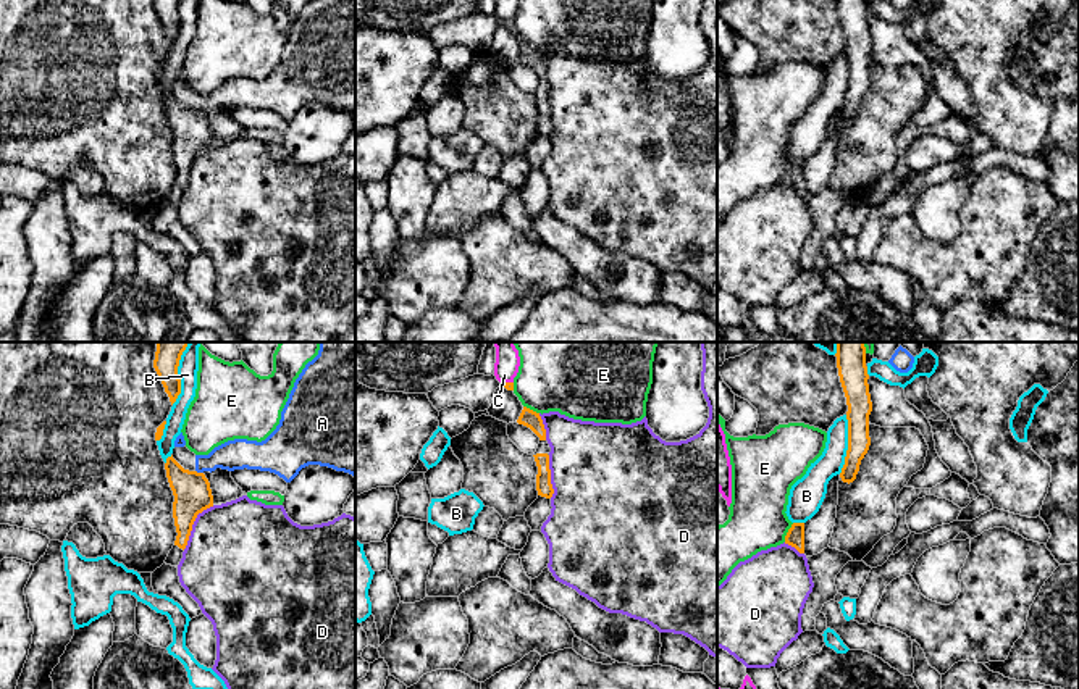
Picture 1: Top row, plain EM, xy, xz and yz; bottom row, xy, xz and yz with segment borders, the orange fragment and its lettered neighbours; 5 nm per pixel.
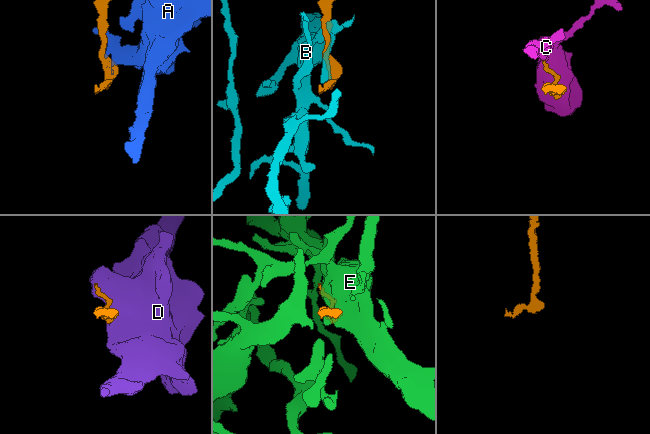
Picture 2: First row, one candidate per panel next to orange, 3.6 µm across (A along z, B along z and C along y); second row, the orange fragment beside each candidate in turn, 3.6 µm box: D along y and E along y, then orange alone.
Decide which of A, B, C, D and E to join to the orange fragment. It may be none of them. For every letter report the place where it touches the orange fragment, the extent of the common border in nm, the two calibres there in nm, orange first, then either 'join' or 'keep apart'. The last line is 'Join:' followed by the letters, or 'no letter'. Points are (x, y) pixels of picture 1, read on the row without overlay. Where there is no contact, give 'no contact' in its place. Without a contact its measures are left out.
A: xy (199, 112) | 40 nm | 190/150 nm | keep apart
B: yz (848, 83) | 300 nm | 130/120 nm | keep apart
C: xz (508, 21) | 60 nm | 50/110 nm | keep apart
D: xy (193, 162) | 280 nm | 190/480 nm | keep apart
E: yz (787, 171) | 110 nm | 90/280 nm | keep apart
Join: no letter

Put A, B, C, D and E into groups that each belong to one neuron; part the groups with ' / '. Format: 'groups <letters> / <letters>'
groups A / B / C / D / E

